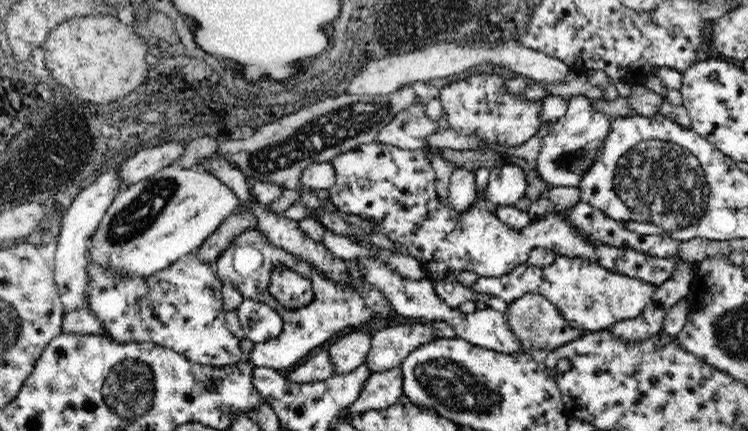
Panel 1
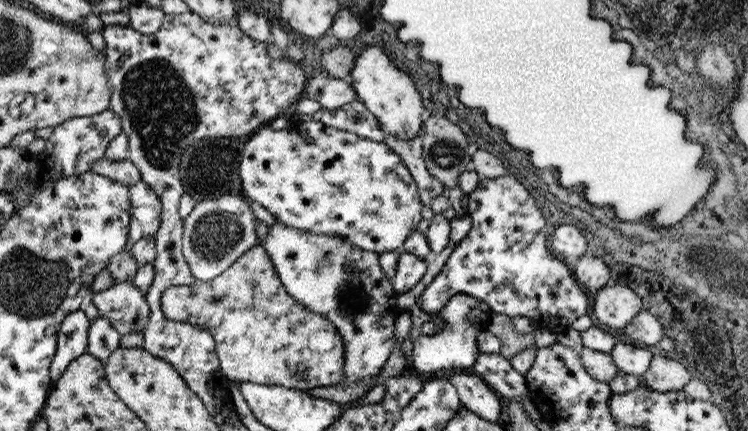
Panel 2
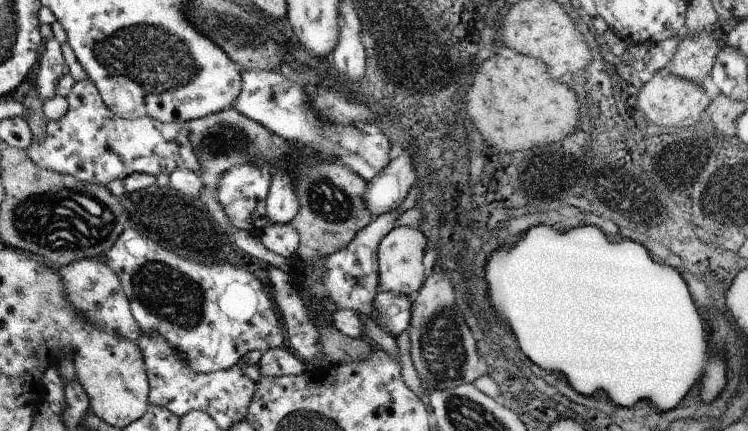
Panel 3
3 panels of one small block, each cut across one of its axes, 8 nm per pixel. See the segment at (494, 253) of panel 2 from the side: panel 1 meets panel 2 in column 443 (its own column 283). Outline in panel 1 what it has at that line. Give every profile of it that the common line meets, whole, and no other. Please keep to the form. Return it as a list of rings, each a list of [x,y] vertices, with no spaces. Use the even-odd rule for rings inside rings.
[[[274,266],[270,276],[270,294],[280,300],[280,306],[300,308],[314,300],[314,284],[298,270],[288,266]]]

